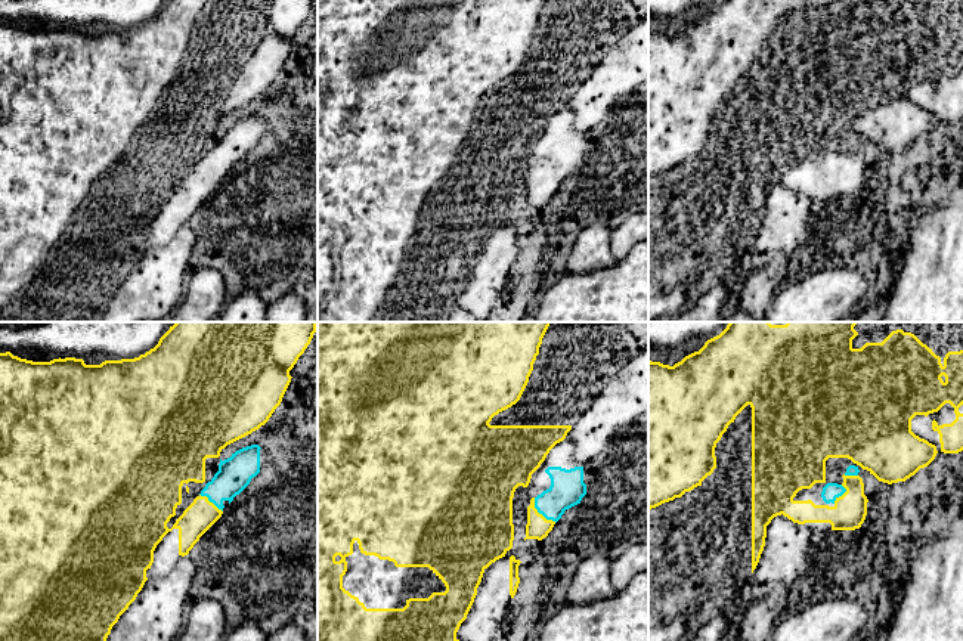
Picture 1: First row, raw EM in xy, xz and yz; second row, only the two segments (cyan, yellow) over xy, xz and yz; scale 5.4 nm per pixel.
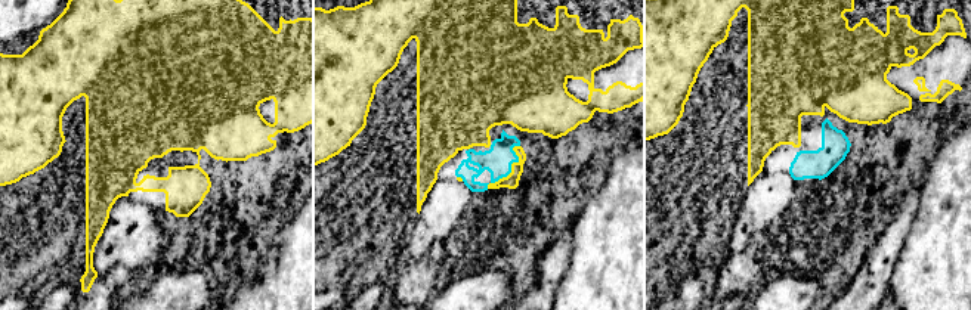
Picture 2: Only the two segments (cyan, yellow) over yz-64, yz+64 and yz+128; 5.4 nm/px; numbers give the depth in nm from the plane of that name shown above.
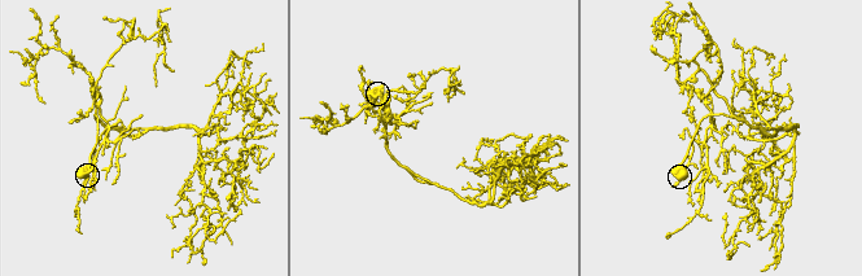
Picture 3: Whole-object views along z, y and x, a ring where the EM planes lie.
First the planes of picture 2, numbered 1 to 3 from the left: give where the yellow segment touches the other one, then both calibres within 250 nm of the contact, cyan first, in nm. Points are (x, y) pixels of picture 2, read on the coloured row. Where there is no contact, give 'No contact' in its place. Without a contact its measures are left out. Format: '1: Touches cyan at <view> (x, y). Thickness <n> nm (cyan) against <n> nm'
1: No contact
2: Touches cyan at yz+64 (510, 169). Thickness 150 nm (cyan) against 80 nm
3: No contact

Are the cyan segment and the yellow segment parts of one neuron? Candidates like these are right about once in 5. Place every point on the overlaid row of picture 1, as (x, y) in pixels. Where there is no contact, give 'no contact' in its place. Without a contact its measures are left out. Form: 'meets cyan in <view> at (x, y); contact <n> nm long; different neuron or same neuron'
meets cyan in xz at (541, 513); contact 180 nm long; different neuron

